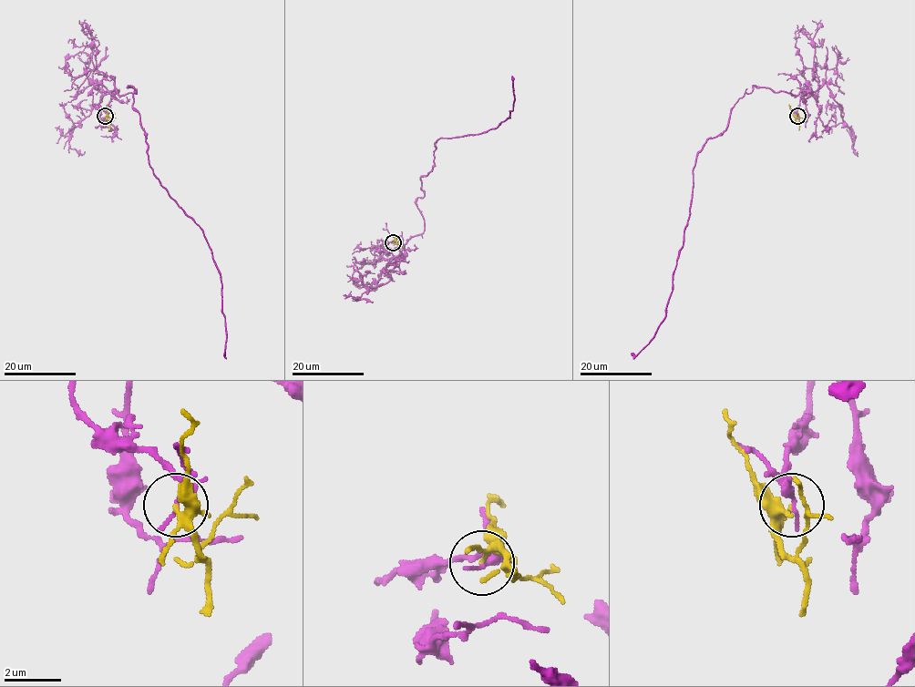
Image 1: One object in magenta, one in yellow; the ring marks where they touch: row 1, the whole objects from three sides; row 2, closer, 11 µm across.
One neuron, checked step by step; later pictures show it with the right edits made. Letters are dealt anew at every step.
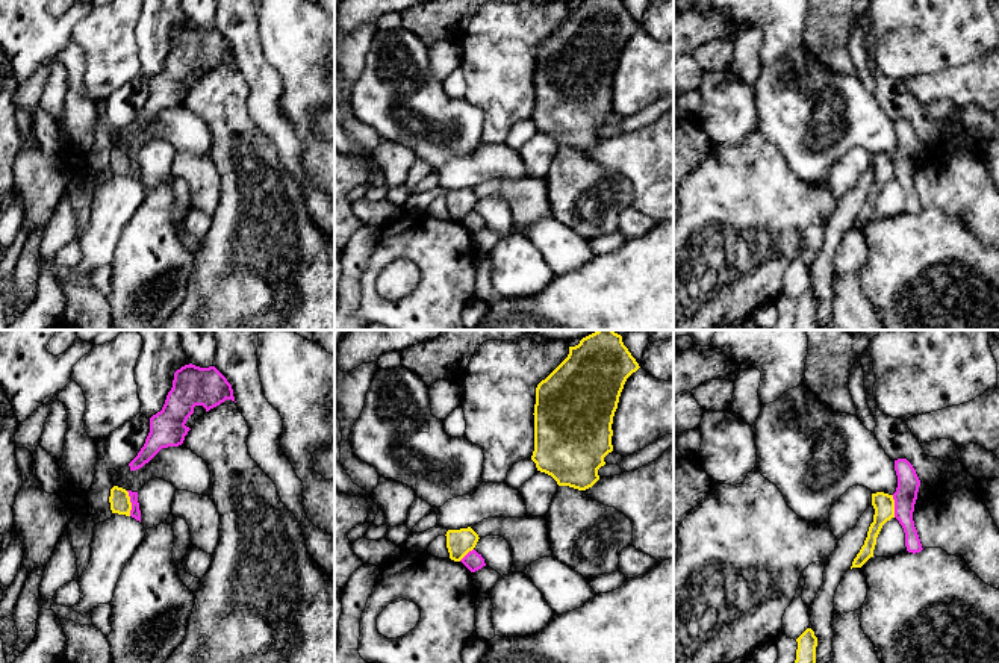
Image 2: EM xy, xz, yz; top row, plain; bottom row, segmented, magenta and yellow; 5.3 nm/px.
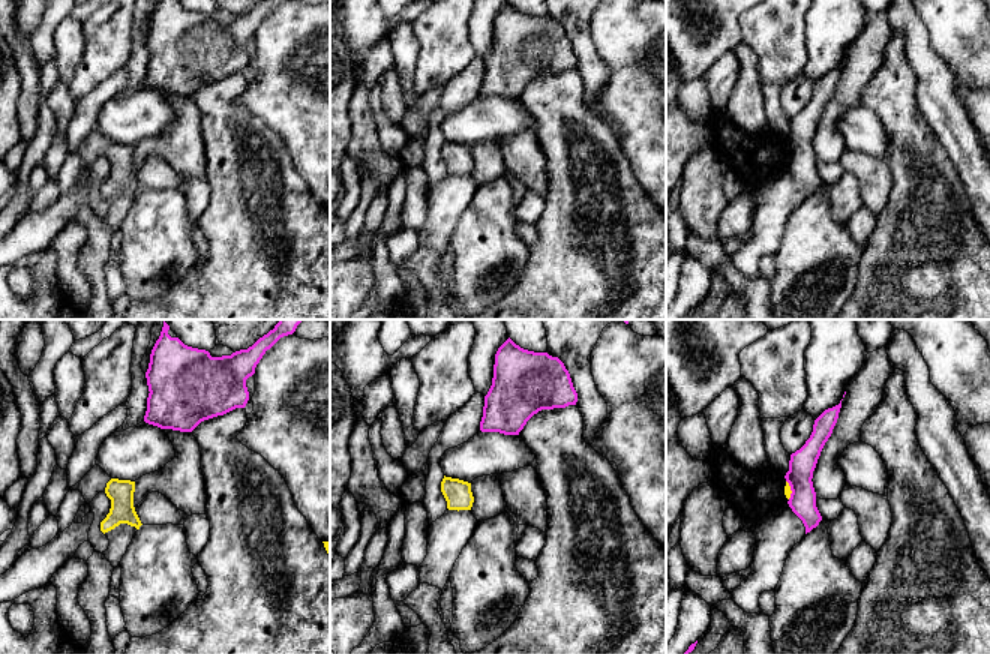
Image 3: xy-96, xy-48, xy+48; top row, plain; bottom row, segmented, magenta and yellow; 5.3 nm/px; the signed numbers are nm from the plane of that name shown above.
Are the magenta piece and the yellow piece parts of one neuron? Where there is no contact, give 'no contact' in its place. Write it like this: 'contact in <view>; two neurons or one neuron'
contact in xy; two neurons

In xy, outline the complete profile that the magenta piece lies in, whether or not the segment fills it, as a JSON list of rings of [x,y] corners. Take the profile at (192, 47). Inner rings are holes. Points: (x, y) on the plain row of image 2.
[[[189,24],[177,30],[162,71],[150,79],[150,94],[144,107],[129,124],[130,132],[142,129],[162,109],[183,104],[191,91],[185,85],[195,67],[209,73],[226,61],[235,62],[233,50],[215,27],[200,29]]]

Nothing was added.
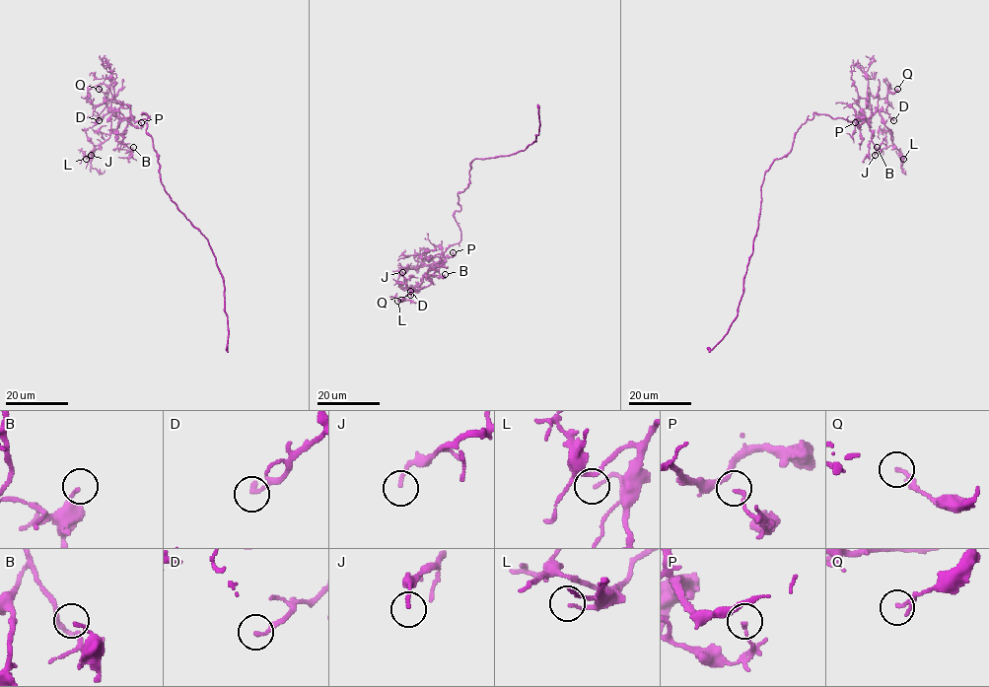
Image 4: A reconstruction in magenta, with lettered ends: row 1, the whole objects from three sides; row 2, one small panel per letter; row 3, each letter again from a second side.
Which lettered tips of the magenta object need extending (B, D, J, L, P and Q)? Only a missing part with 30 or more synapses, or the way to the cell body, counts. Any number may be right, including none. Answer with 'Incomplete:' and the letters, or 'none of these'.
Incomplete: D

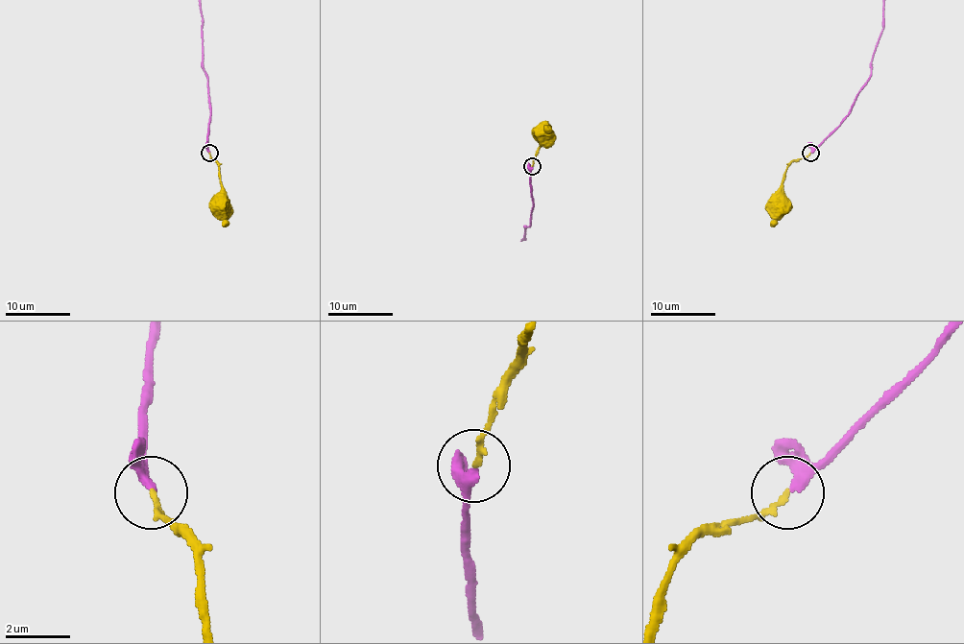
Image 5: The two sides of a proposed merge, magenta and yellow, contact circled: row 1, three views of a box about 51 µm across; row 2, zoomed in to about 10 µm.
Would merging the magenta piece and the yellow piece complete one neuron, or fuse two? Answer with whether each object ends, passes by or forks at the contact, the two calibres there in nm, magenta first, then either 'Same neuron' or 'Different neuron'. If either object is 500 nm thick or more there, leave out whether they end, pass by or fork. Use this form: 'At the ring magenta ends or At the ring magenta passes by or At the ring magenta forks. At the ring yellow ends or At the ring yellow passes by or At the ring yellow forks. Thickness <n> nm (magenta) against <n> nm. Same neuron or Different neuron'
At the ring magenta passes by. At the ring yellow ends. Thickness 280 nm (magenta) against 150 nm. Same neuron

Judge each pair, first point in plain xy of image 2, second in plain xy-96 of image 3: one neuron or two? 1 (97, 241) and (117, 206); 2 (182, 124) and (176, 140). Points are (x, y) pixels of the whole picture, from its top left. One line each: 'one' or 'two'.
1: one
2: two

